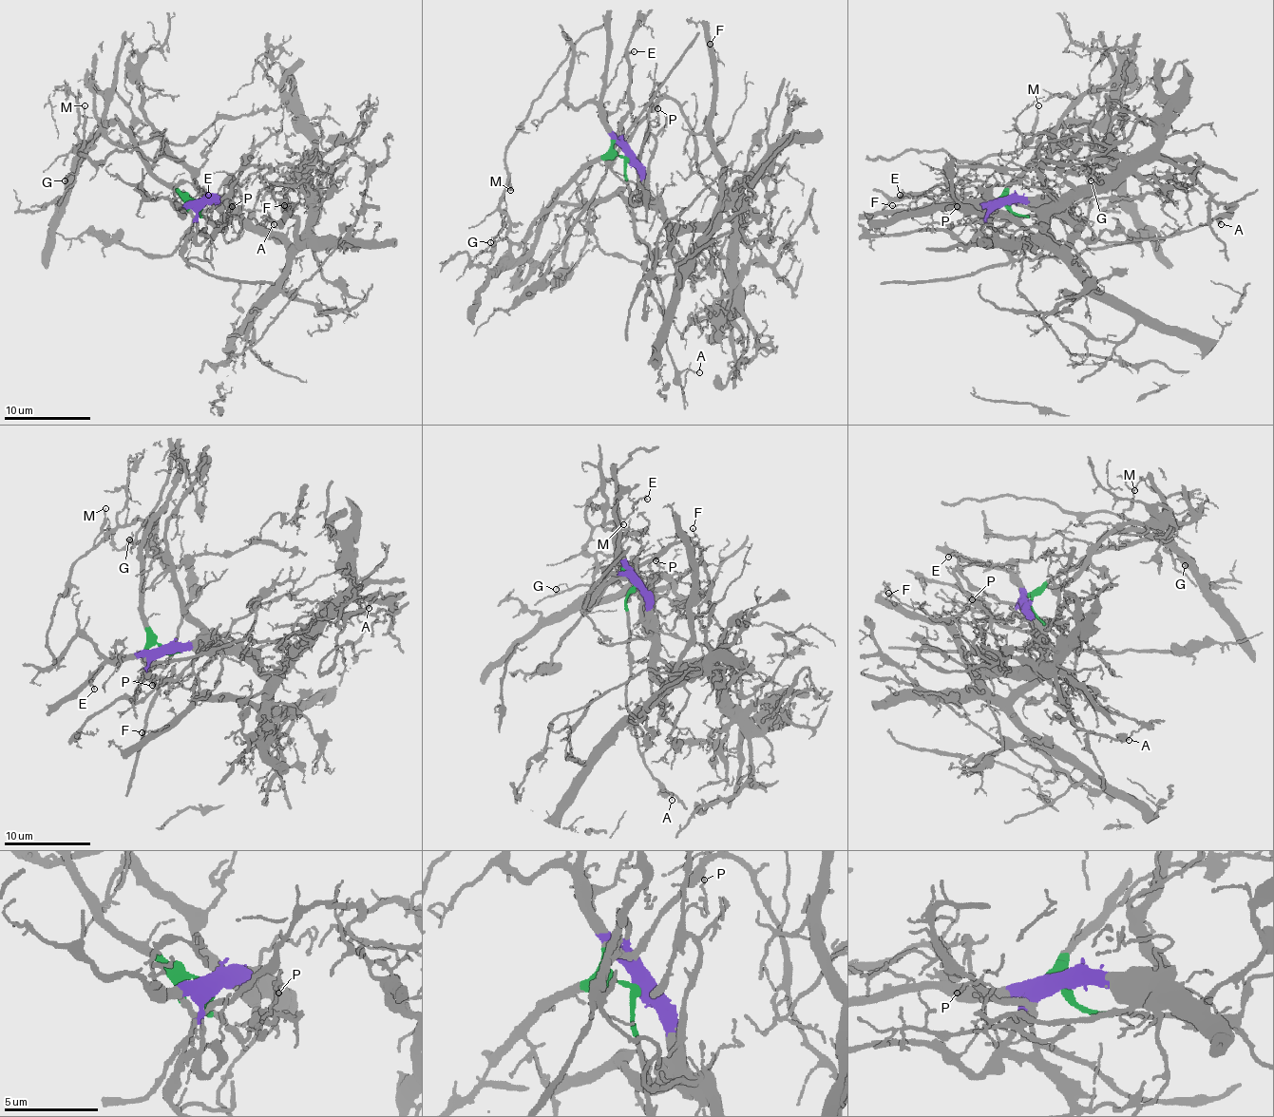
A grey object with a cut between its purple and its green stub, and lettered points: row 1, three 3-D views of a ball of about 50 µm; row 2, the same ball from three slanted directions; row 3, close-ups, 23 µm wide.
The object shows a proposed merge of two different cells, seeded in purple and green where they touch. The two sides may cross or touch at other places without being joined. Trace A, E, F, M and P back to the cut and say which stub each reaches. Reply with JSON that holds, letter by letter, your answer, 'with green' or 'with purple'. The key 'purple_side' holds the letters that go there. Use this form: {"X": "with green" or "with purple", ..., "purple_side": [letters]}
{"A": "with green", "E": "with purple", "F": "with purple", "M": "with green", "P": "with purple", "purple_side": ["E", "F", "P"]}

